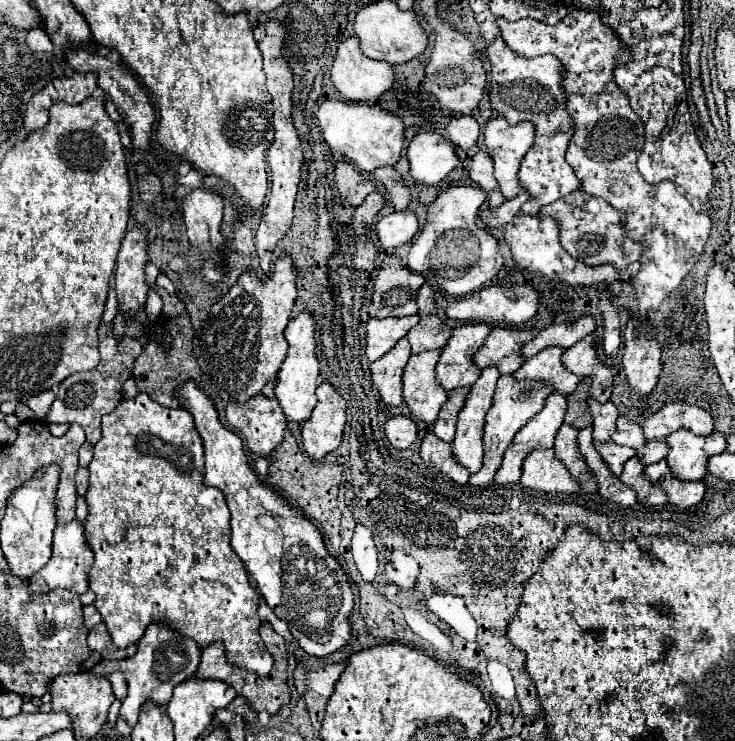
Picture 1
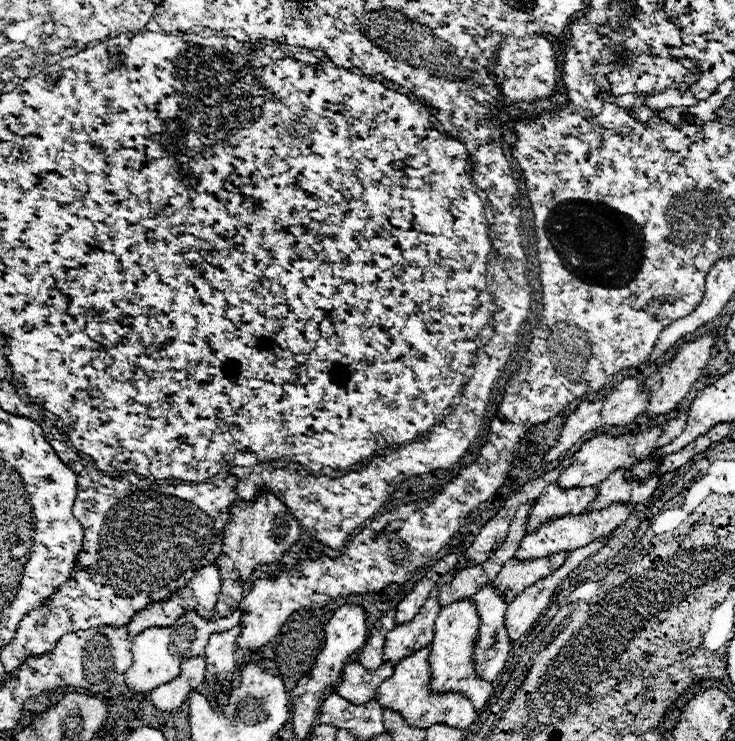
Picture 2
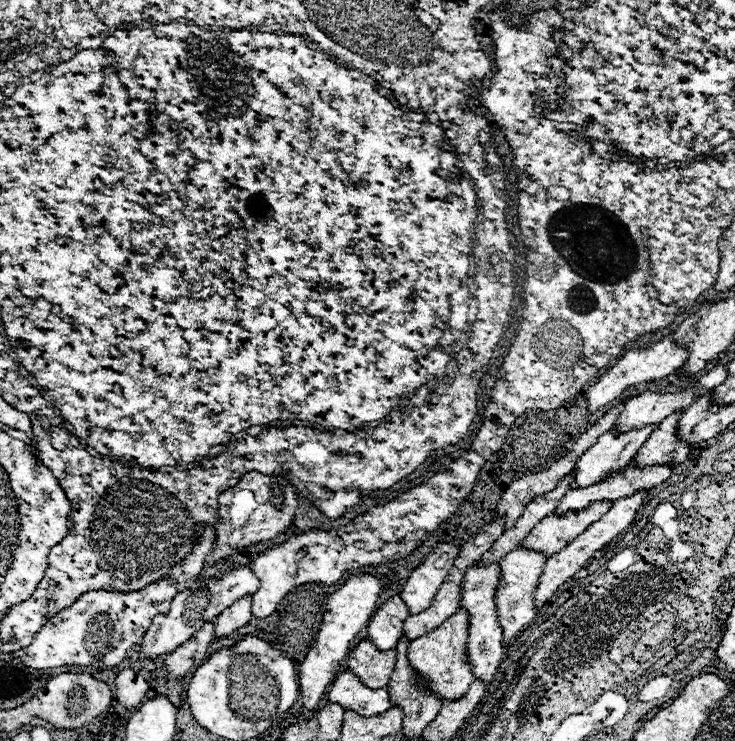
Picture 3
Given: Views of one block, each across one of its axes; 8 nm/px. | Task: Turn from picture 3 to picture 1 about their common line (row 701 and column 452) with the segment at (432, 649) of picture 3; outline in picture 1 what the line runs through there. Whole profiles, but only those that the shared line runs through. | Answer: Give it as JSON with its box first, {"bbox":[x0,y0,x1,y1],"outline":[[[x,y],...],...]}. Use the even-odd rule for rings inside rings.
{"bbox":[452,368,500,472],"outline":[[[486,368],[482,370],[478,382],[470,388],[470,394],[458,414],[456,438],[452,442],[452,452],[458,464],[462,464],[468,472],[478,472],[482,466],[482,430],[484,430],[484,416],[492,406],[492,394],[496,388],[496,380],[500,378],[498,370]]]}

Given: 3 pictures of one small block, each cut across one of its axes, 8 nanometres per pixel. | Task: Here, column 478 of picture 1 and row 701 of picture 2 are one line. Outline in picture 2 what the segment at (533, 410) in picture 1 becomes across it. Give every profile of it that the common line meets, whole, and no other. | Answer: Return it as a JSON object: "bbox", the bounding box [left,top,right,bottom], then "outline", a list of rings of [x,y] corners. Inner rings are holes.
{"bbox":[428,600,492,710],"outline":[[[462,600],[458,604],[446,606],[438,612],[436,618],[436,628],[434,628],[434,640],[432,640],[432,650],[428,656],[430,664],[430,688],[434,692],[458,692],[466,696],[472,704],[474,710],[482,710],[488,696],[492,694],[492,686],[484,680],[478,680],[474,670],[472,670],[472,648],[474,640],[478,634],[478,614],[472,604],[472,600]]]}

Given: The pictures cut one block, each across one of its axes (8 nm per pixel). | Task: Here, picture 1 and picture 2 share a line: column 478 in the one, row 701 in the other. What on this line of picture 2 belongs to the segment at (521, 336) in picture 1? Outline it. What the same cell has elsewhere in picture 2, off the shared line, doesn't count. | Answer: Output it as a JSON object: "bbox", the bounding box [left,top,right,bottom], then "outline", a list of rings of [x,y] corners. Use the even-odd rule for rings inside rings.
{"bbox":[336,662,394,706],"outline":[[[352,662],[344,668],[342,682],[338,684],[336,694],[354,706],[362,706],[362,704],[366,704],[366,700],[374,698],[374,692],[378,690],[378,686],[386,678],[390,678],[392,672],[394,670],[386,662],[382,664],[382,668],[378,668],[374,672],[362,668],[358,662]]]}

